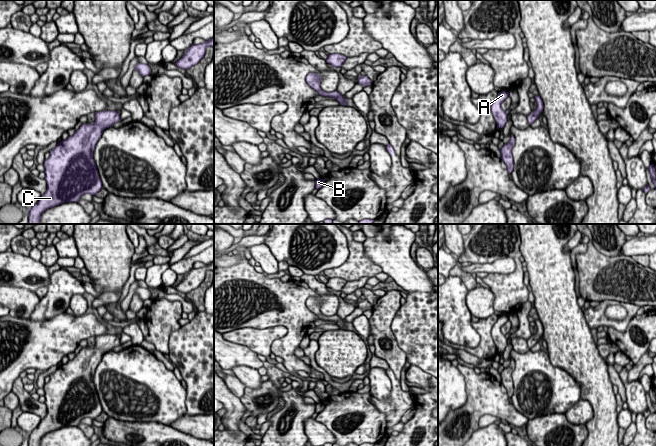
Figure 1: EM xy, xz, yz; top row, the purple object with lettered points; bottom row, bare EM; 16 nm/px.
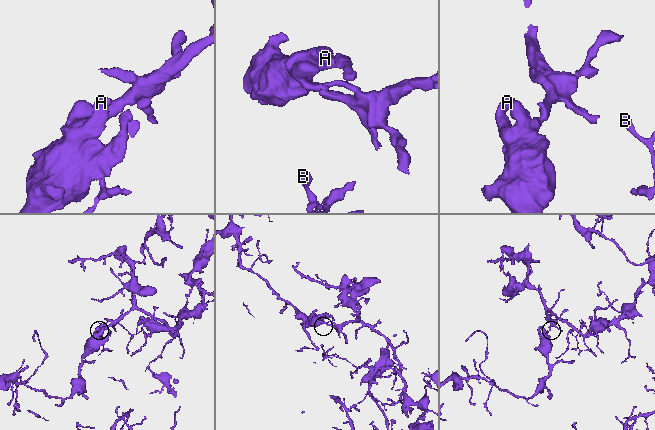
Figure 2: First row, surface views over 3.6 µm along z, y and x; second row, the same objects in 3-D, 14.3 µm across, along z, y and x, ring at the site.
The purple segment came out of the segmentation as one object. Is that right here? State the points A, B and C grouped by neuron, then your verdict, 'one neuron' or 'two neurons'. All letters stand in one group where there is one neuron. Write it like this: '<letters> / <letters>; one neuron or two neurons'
A B C; one neuron

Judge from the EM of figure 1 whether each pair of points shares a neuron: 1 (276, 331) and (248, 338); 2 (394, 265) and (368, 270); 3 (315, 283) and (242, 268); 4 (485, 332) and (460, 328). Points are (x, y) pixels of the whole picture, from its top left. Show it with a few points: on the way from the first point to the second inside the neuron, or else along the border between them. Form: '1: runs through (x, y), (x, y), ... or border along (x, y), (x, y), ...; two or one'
1: runs through (269, 335), (264, 338), (255, 338); one
2: border along (364, 252), (381, 270); two
3: border along (309, 286), (318, 294); two
4: border along (471, 322), (480, 342), (475, 347), (458, 345); two

